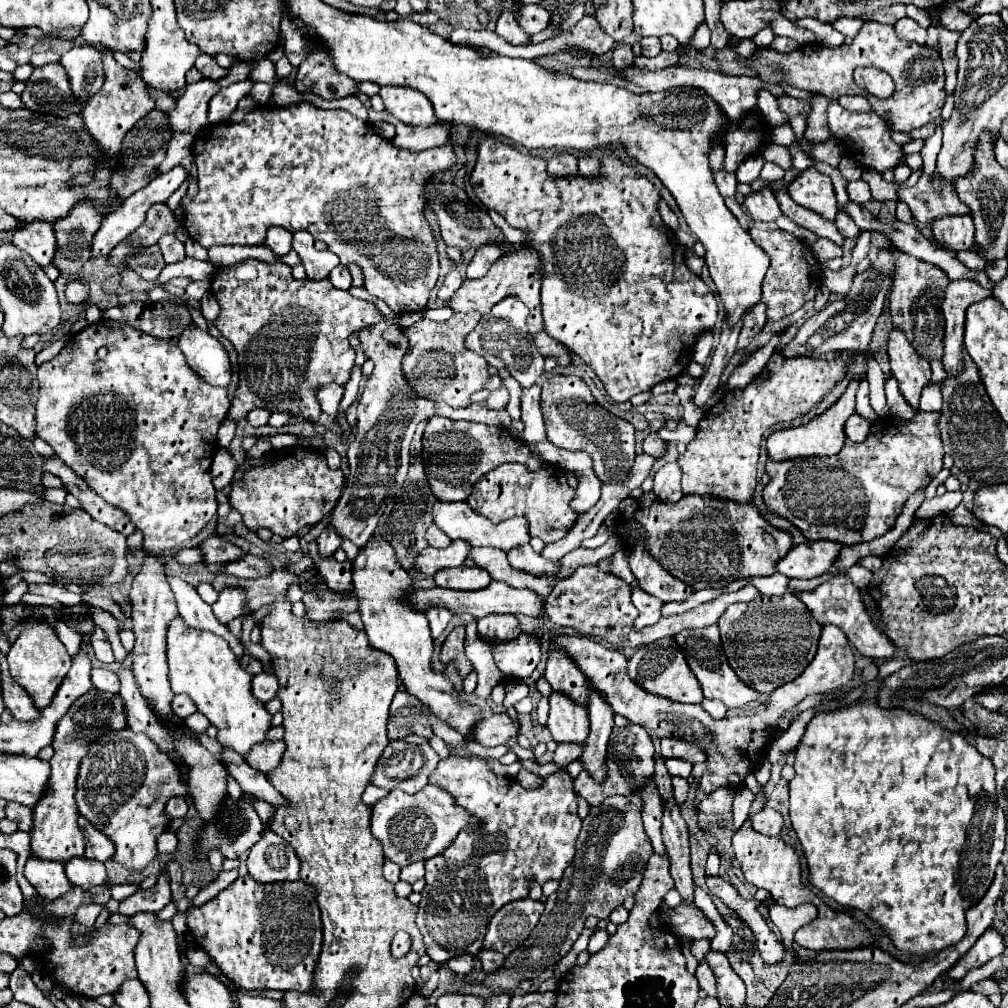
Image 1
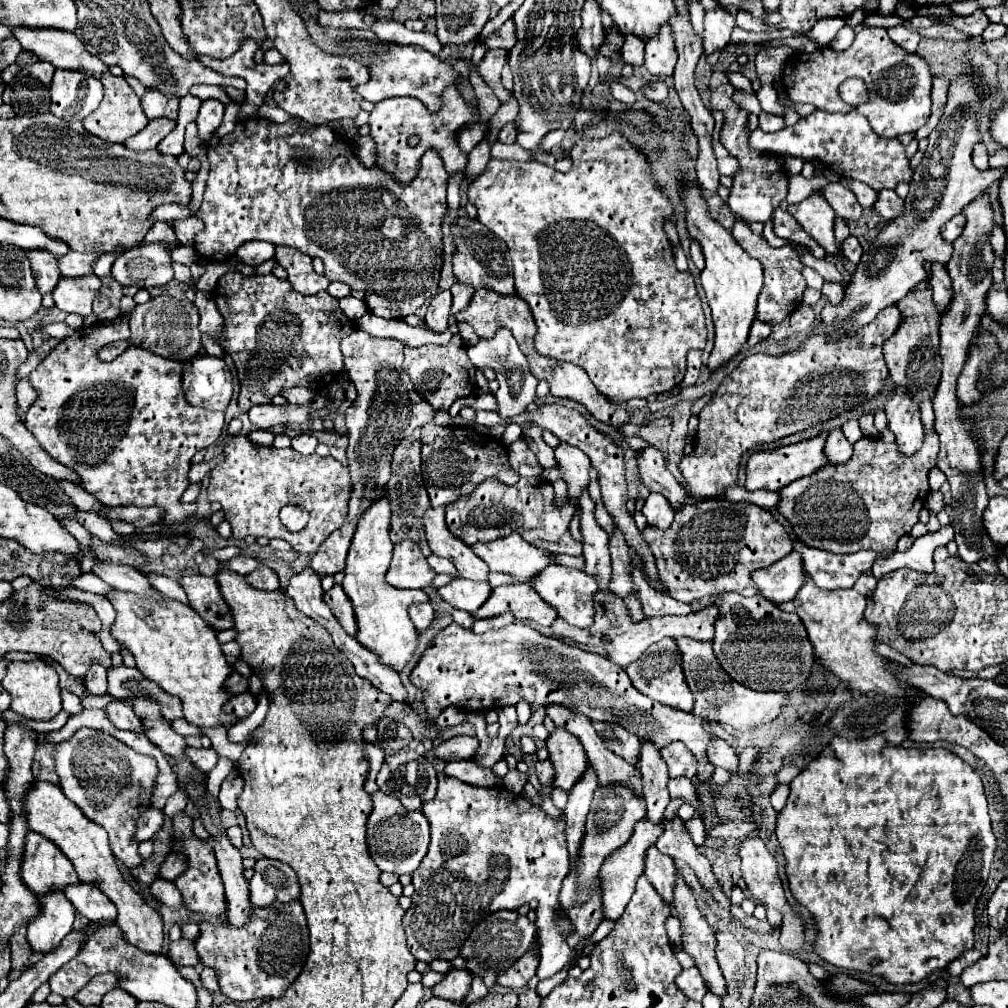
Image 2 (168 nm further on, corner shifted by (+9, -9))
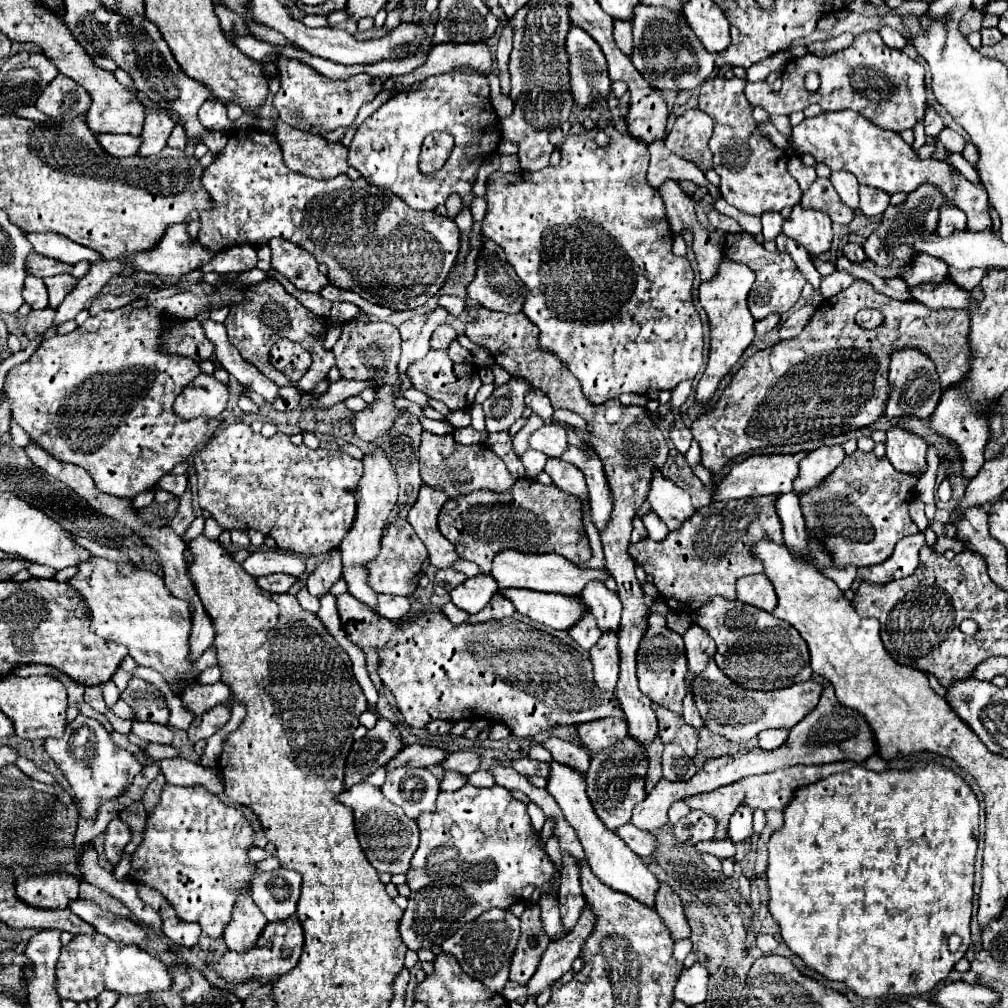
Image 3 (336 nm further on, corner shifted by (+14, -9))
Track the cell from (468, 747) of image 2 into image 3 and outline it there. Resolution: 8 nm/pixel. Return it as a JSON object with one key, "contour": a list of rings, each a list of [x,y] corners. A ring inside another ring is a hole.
{"contour":[[[408,745],[404,747],[394,759],[388,761],[388,769],[392,767],[400,767],[400,765],[414,765],[414,767],[430,767],[430,765],[438,765],[448,757],[448,751],[438,749],[438,747],[430,747],[430,745]]]}

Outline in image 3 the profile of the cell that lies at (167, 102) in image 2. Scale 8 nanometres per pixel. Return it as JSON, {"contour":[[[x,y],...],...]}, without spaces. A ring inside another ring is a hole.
{"contour":[[[150,111],[146,115],[146,123],[144,123],[144,131],[142,131],[142,145],[138,155],[156,155],[166,147],[166,139],[174,129],[174,121],[166,115],[166,113],[158,113],[158,111]]]}

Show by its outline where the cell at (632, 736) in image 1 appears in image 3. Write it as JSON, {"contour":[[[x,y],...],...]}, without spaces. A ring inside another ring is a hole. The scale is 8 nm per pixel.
{"contour":[[[616,717],[596,719],[592,723],[580,723],[578,737],[584,741],[584,745],[590,751],[598,751],[598,749],[612,747],[618,741],[626,739],[628,725],[626,725],[626,719],[616,719]]]}

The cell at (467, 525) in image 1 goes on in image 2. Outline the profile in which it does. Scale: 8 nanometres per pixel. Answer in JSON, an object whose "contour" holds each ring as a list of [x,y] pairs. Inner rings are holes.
{"contour":[[[519,533],[491,543],[475,543],[471,547],[491,571],[505,573],[513,583],[527,583],[537,577],[547,565],[555,563],[555,555],[529,545]]]}

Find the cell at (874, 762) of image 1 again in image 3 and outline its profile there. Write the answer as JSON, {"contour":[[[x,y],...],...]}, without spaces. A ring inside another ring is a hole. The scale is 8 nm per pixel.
{"contour":[[[916,761],[910,769],[886,769],[876,773],[866,767],[852,767],[844,773],[830,775],[828,779],[816,781],[814,785],[798,787],[792,795],[792,801],[784,809],[784,825],[774,831],[768,843],[768,887],[770,887],[770,913],[780,927],[784,943],[796,953],[810,969],[816,969],[820,975],[842,981],[852,987],[860,997],[884,997],[884,995],[920,995],[928,993],[936,983],[948,977],[954,963],[964,957],[970,945],[970,915],[972,915],[972,897],[974,897],[974,857],[978,849],[978,797],[970,785],[950,767],[938,761]],[[960,935],[962,945],[956,953],[948,949],[948,937]]]}

